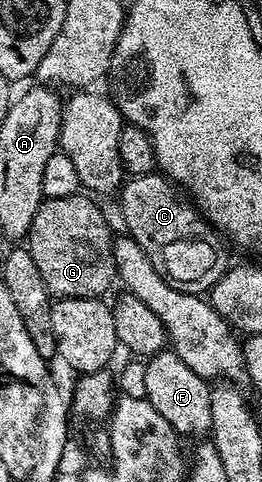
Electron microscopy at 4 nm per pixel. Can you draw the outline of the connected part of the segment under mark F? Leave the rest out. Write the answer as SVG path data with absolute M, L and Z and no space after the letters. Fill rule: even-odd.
M167 348L159 354L153 354L146 362L145 376L148 387L145 398L152 404L152 408L156 408L156 412L160 412L160 416L164 416L164 420L168 420L168 424L172 424L179 435L205 435L209 431L212 424L211 383L196 376L196 372L192 372L192 368L188 368L188 364L184 364L184 360L180 360L173 349Z

